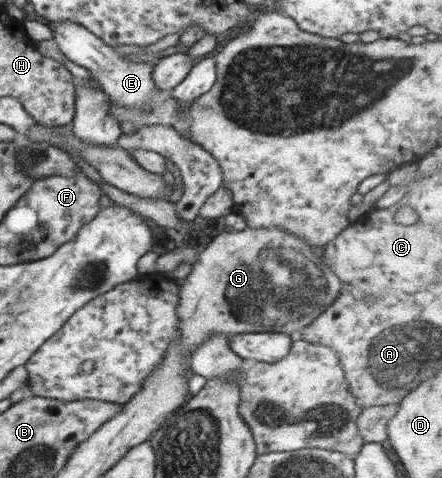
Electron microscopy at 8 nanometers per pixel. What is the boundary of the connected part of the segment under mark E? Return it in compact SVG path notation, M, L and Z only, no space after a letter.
M67 20L54 23L53 39L57 42L60 52L69 61L78 64L78 66L84 66L91 72L91 78L99 82L101 90L106 92L112 101L118 101L121 105L140 105L141 110L144 109L144 104L147 105L158 91L162 91L155 86L152 78L153 68L158 60L172 54L185 54L190 49L179 43L159 52L159 56L152 61L128 63L128 61L124 61L124 57L120 57L115 52L114 48L104 44L87 28Z

